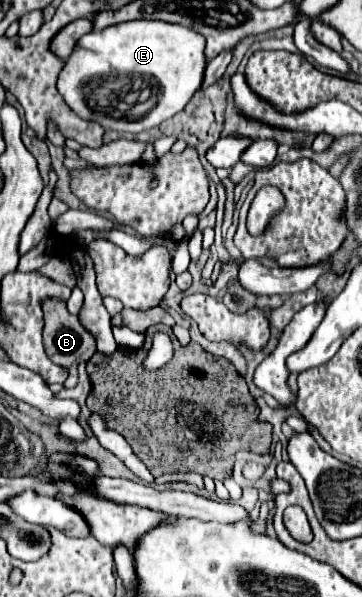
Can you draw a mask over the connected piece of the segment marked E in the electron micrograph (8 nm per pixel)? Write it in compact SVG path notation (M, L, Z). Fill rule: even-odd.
M126 21L102 31L90 31L78 39L72 55L64 61L64 67L58 73L58 91L78 117L98 121L104 129L142 133L184 109L202 85L204 67L204 37L196 31L166 21Z

